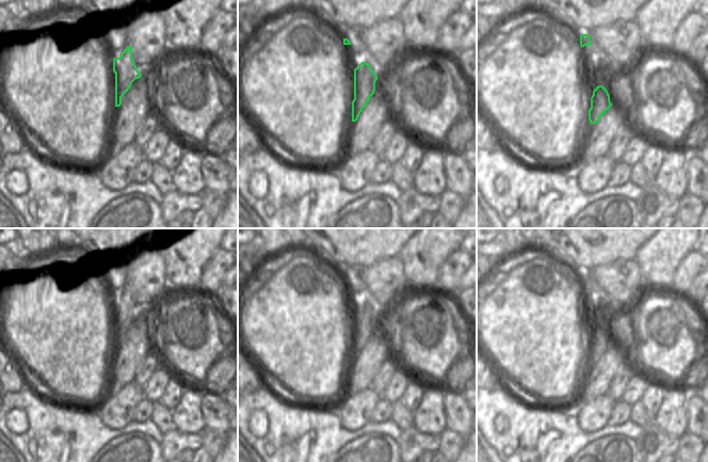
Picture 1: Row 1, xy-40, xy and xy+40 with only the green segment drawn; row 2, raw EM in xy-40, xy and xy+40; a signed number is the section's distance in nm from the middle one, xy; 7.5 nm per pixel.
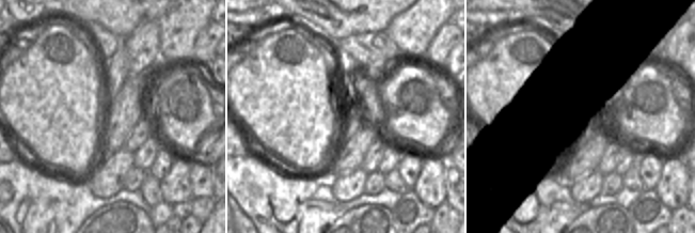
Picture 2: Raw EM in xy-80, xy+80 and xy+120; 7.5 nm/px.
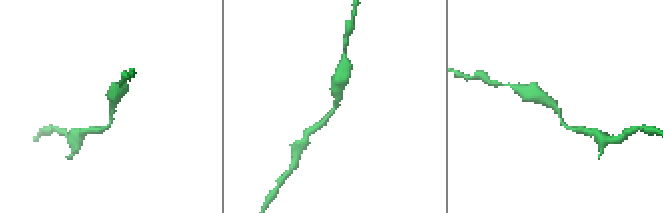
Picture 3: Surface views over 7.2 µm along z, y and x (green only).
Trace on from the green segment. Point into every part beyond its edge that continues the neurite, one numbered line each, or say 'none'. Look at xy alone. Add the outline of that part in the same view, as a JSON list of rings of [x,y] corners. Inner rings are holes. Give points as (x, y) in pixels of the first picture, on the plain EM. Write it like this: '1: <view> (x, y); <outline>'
none

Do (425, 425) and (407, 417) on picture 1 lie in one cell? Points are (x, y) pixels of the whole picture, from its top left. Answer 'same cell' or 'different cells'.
different cells

